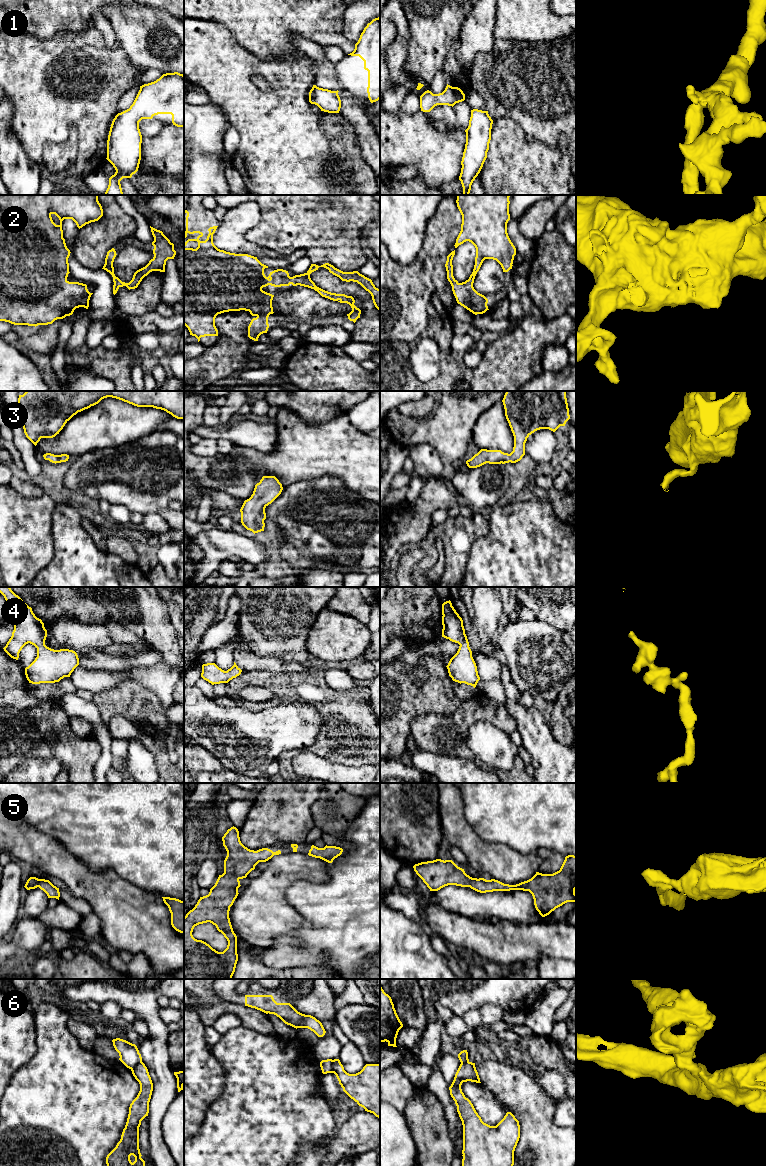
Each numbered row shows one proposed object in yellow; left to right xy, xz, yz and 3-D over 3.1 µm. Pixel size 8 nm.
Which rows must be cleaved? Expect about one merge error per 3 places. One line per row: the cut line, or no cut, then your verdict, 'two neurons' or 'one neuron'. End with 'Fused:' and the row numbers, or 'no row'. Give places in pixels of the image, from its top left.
1: cut none; one neuron
2: cut none; one neuron
3: cut none; one neuron
4: cut none; one neuron
5: cut none; one neuron
6: cut xz (332, 1060), (333, 1072); two neurons
Fused: 6

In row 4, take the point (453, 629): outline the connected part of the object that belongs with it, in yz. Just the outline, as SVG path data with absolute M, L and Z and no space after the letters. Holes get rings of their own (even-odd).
M450 600L442 604L442 615L442 637L460 645L457 653L446 666L449 676L455 682L465 683L475 688L480 677L465 634L463 620Z

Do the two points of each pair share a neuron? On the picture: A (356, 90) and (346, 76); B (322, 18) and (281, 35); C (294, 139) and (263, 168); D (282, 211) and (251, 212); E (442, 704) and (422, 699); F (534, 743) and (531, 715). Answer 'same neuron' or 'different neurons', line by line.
A: same neuron
B: same neuron
C: same neuron
D: different neurons
E: same neuron
F: same neuron

